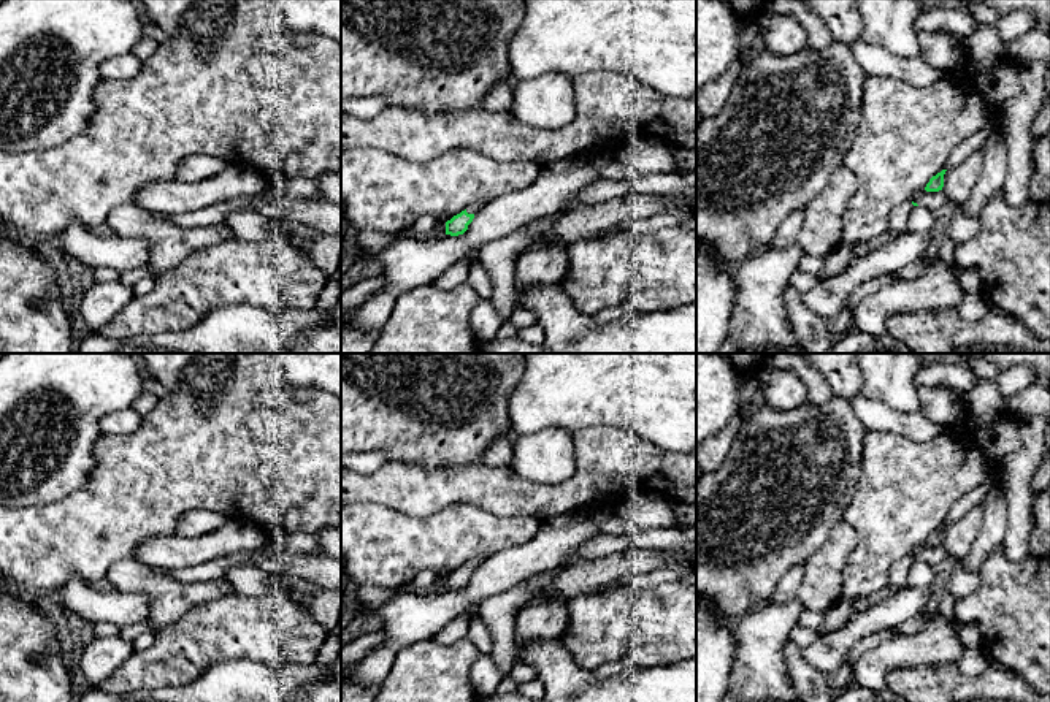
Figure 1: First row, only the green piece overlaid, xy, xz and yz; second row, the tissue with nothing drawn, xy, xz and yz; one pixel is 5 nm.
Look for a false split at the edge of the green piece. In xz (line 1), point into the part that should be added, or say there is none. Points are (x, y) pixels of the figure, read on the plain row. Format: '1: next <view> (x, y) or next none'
1: next xz (471, 564)

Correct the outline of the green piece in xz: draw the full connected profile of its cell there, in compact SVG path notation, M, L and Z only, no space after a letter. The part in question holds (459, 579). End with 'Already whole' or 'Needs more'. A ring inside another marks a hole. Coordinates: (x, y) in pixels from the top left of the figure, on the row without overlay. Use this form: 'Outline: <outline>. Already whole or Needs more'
Outline: M477 556L468 561L460 569L454 570L450 575L446 577L446 589L458 591L468 585L468 580L473 577L474 569L489 556Z. Needs more

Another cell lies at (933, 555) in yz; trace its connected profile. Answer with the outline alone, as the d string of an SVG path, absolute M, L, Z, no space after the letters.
M925 544L915 547L910 551L910 556L917 558L918 561L928 563L933 567L950 558L948 551L942 545L926 547Z

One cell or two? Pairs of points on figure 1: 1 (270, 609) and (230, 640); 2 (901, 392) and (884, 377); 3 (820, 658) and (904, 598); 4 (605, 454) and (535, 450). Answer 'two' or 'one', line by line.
1: one
2: one
3: one
4: two

